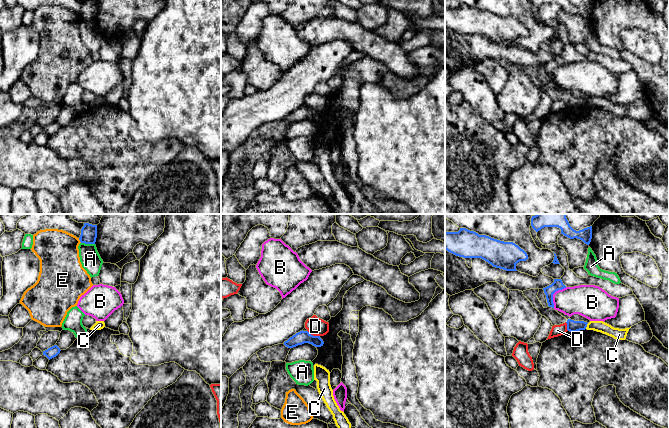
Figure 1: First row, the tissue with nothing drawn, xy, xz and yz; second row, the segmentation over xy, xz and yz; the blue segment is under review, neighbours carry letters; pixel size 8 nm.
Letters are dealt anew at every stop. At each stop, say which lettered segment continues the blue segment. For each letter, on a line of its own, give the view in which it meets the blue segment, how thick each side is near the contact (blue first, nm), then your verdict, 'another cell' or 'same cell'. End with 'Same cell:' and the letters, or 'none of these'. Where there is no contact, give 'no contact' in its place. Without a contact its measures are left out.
A: xy | 130/160 nm | another cell
B: yz | 80/240 nm | another cell
C: yz | 100/90 nm | another cell
D: xz | 100/150 nm | another cell
E: xy | 130/320 nm | another cell
Same cell: none of these

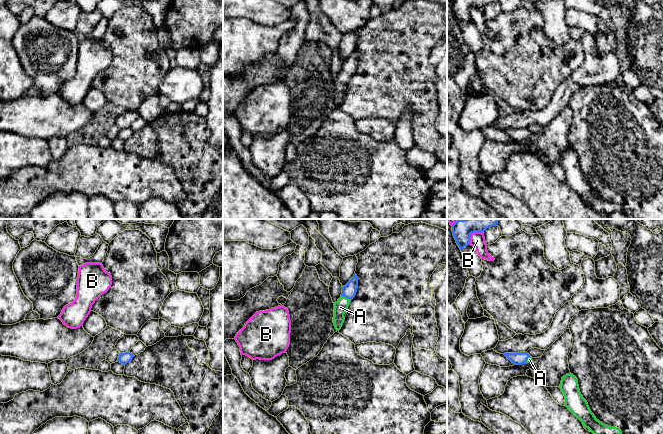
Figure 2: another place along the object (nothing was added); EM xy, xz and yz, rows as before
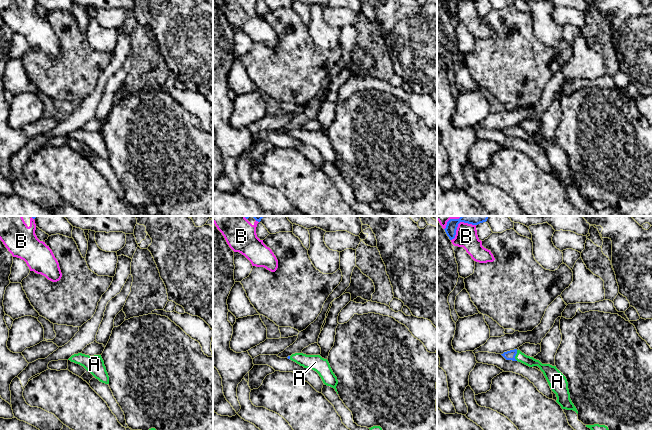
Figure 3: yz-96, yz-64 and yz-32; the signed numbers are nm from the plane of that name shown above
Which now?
A: xz | 110/110 nm | same cell
B: yz | 200/120 nm | another cell
Same cell: A

